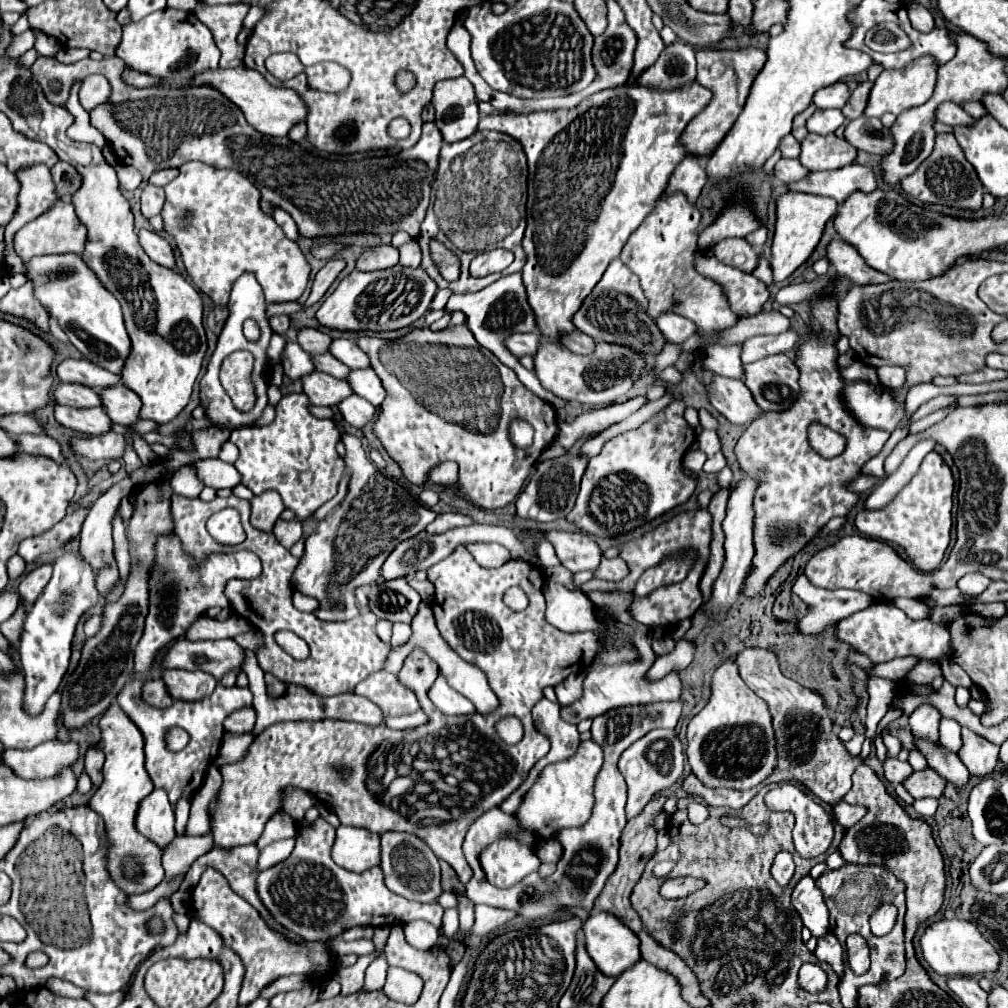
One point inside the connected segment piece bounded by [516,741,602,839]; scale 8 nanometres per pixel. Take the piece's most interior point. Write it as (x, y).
(562, 797)

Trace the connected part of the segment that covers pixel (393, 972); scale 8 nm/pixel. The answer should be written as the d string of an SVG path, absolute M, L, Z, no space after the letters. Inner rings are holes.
M388 967L388 979L386 979L384 991L392 1001L410 1005L410 1003L418 1001L418 997L420 997L422 979L400 967Z

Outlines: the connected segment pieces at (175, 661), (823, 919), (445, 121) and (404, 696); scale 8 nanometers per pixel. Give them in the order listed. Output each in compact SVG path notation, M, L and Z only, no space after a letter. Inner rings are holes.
M180 637L164 655L164 669L200 669L216 679L222 679L226 671L238 673L242 665L242 647L232 639L220 641L186 641Z
M810 875L802 877L794 887L792 905L800 913L804 927L808 927L814 937L828 933L828 909L822 891L814 885L814 879Z
M466 77L438 81L432 105L436 109L436 127L446 143L468 139L478 127L478 101L474 87Z
M370 673L354 687L356 695L364 695L374 701L386 715L404 715L418 709L418 701L410 689L398 685L392 673Z

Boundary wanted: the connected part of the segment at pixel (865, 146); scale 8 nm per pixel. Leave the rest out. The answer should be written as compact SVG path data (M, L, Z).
M858 117L846 125L844 139L858 151L882 155L890 151L890 129L882 127L880 119Z

